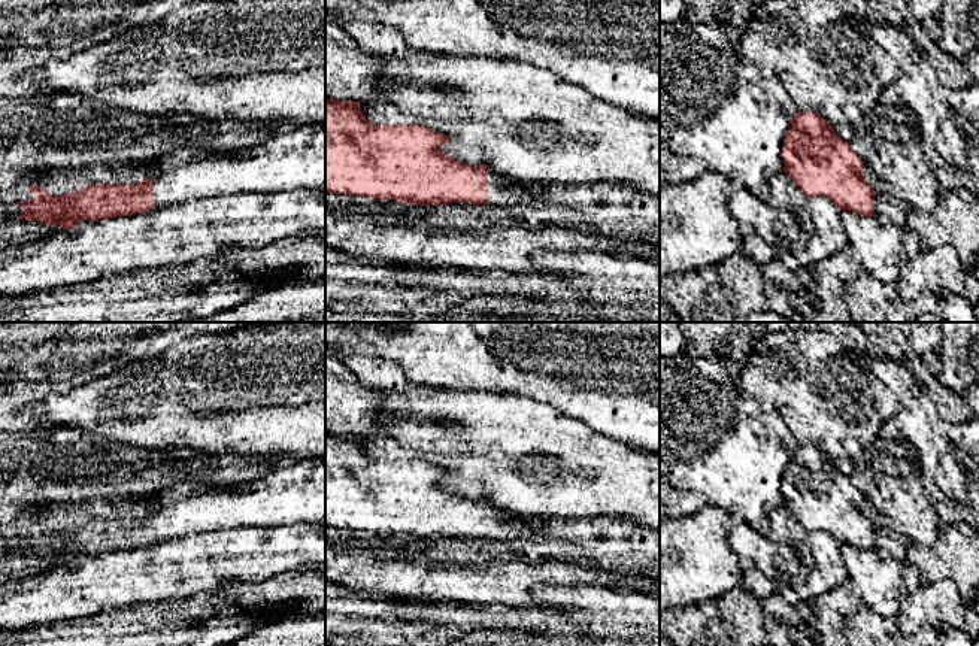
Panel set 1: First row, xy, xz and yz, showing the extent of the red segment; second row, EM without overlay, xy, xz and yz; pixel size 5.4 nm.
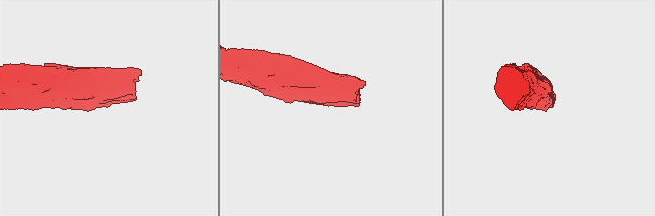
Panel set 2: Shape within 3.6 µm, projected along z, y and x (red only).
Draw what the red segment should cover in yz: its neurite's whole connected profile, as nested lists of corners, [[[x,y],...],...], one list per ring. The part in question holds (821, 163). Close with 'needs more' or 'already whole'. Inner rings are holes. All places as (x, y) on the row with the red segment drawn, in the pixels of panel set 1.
[[[797,112],[783,140],[783,172],[807,197],[828,197],[840,210],[860,216],[875,216],[875,189],[864,178],[866,166],[860,155],[816,112]]] | already whole

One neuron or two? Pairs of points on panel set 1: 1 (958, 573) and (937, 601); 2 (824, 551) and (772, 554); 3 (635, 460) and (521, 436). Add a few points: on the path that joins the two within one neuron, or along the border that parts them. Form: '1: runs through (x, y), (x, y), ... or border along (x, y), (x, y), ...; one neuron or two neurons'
1: border along (923, 581), (949, 578), (963, 600); two neurons
2: runs through (811, 564), (806, 569), (785, 567); one neuron
3: runs through (606, 460), (569, 460), (561, 452), (549, 449); one neuron

